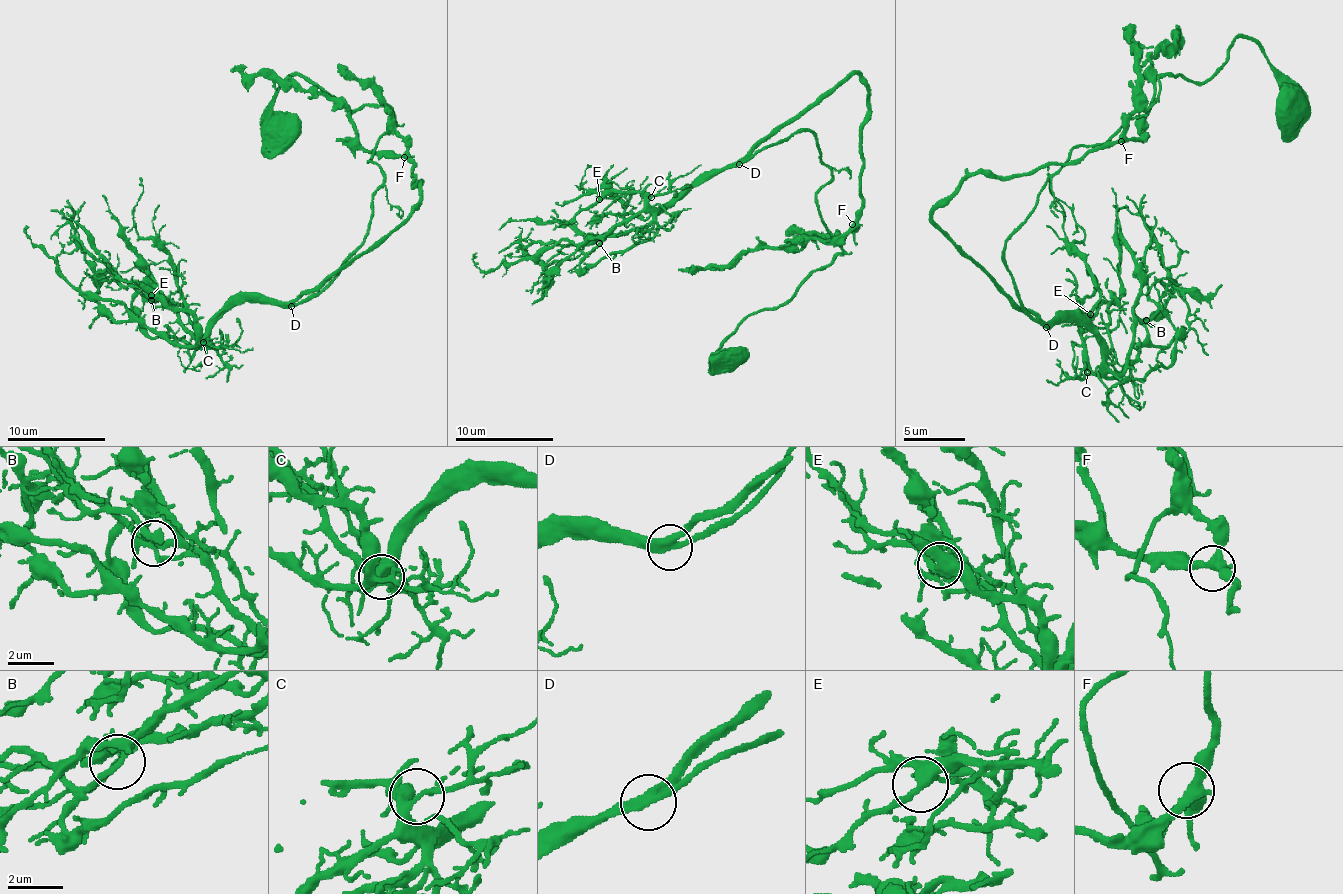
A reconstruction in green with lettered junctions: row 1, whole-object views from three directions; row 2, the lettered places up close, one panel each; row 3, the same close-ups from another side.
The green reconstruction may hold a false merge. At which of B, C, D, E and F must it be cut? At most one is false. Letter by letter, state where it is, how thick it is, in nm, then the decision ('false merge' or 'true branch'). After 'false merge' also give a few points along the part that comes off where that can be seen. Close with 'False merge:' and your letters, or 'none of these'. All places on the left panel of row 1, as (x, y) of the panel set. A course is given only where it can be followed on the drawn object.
B: place (151, 300); calibre 190 nm; true branch
C: place (203, 342); calibre 280 nm; true branch
D: place (291, 306); calibre 360 nm; true branch
E: place (151, 295); calibre 400 nm; true branch
F: place (404, 157); calibre 340 nm; true branch
False merge: none of these

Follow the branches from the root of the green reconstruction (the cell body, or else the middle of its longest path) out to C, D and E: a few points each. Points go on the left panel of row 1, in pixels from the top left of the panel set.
C: (272, 130), (291, 76), (350, 111), (387, 106), (370, 229), (321, 290), (237, 300), (203, 342)
D: (272, 130), (291, 76), (395, 118), (368, 160), (385, 182), (360, 248), (291, 305)
E: (272, 130), (291, 76), (392, 111), (360, 248), (304, 300), (237, 300), (200, 342), (151, 295)

